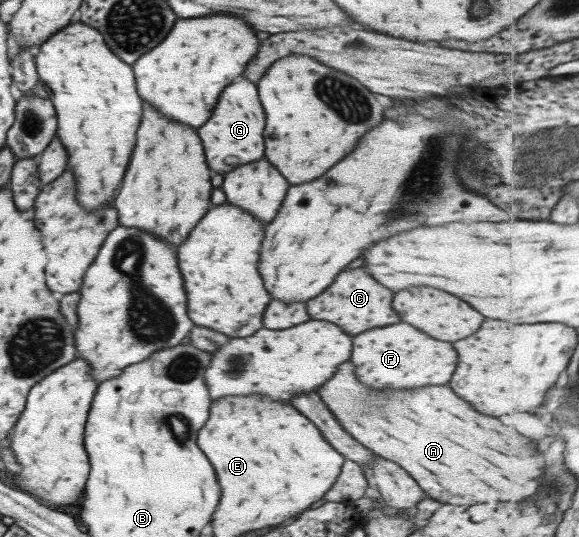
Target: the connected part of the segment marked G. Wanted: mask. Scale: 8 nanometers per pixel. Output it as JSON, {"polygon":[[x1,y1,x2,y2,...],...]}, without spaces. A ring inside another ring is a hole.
{"polygon":[[245,79,227,85,225,93,219,95,215,109,211,111,211,119,207,119,207,123,203,123,203,127,197,129,209,169,217,173,227,173,235,165,263,157,263,135,261,135,263,127,265,127,263,109,259,105,255,85],[225,157,237,157,237,159,225,159]]}

